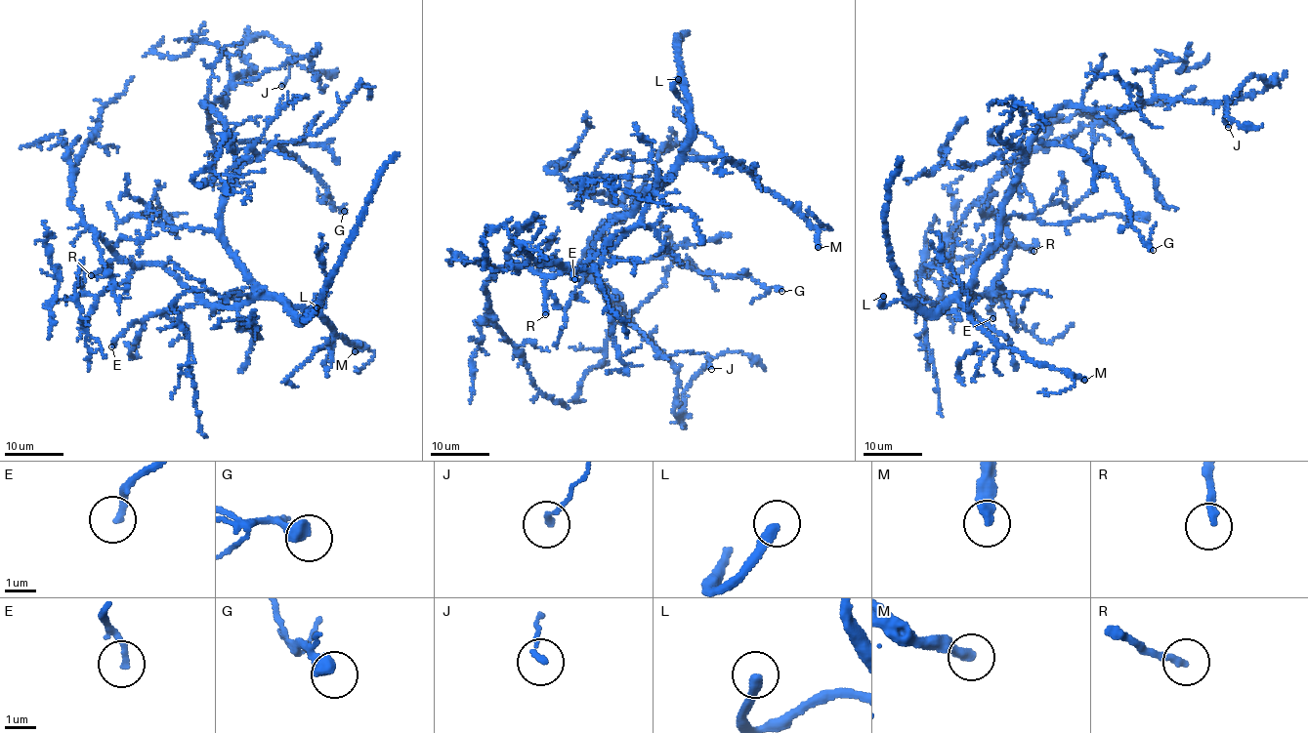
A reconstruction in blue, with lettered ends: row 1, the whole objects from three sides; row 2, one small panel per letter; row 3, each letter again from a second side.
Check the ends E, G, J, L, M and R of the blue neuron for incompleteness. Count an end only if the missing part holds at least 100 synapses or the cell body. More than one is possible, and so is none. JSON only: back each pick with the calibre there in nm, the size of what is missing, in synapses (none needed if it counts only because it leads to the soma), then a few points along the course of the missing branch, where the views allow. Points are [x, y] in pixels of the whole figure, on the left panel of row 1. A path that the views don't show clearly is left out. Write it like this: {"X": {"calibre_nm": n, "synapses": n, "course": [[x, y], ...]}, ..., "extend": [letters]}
{"L": {"calibre_nm": 320, "course": [[316, 307], [338, 266], [378, 245], [381, 234], [391, 224]]}, "M": {"calibre_nm": 360, "synapses": 250, "course": [[355, 351], [335, 360], [321, 385], [358, 328], [365, 361], [358, 382], [367, 395], [357, 422]]}, "extend": ["L", "M"]}

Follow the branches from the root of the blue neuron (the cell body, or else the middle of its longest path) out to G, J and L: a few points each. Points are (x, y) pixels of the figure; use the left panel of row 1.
G: (230, 251), (221, 207), (237, 159), (233, 146), (222, 142), (278, 143), (316, 177), (334, 208), (344, 211)
J: (230, 251), (221, 207), (235, 145), (203, 104), (253, 70), (237, 54), (263, 34), (295, 61), (281, 86)
L: (230, 251), (243, 273), (298, 316), (306, 319), (310, 310), (305, 319), (316, 307)

